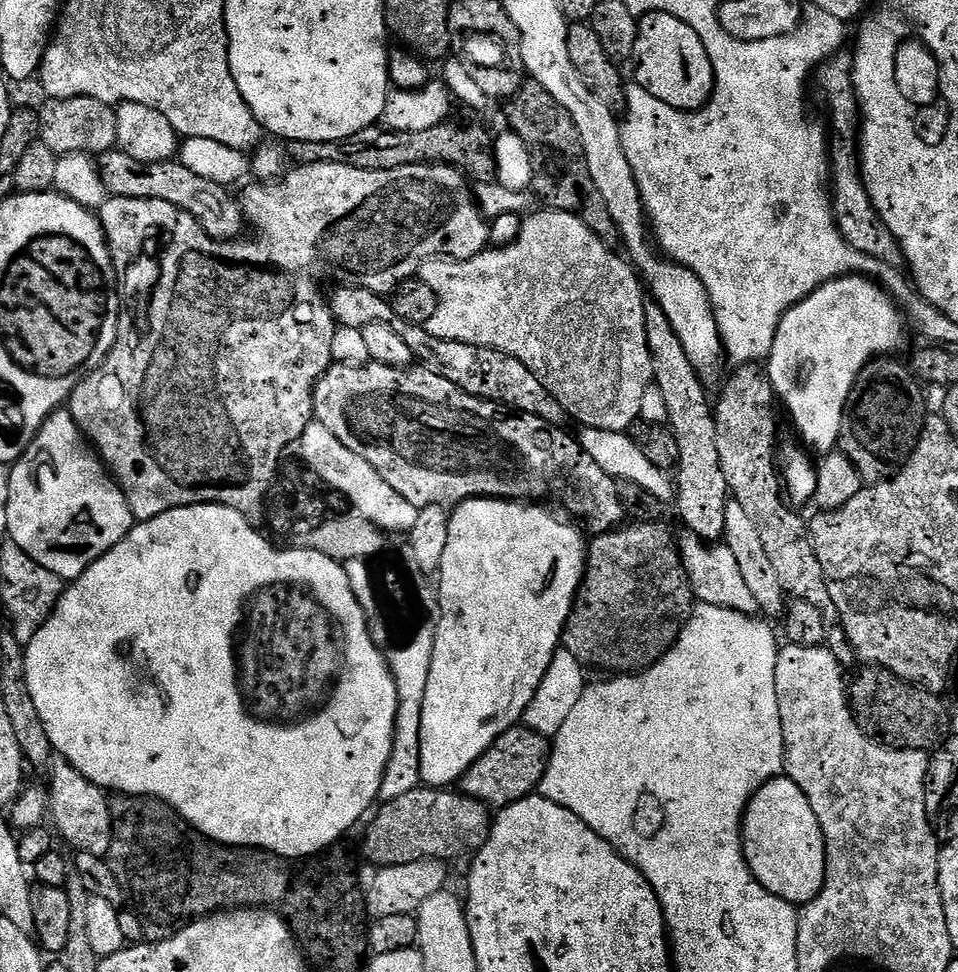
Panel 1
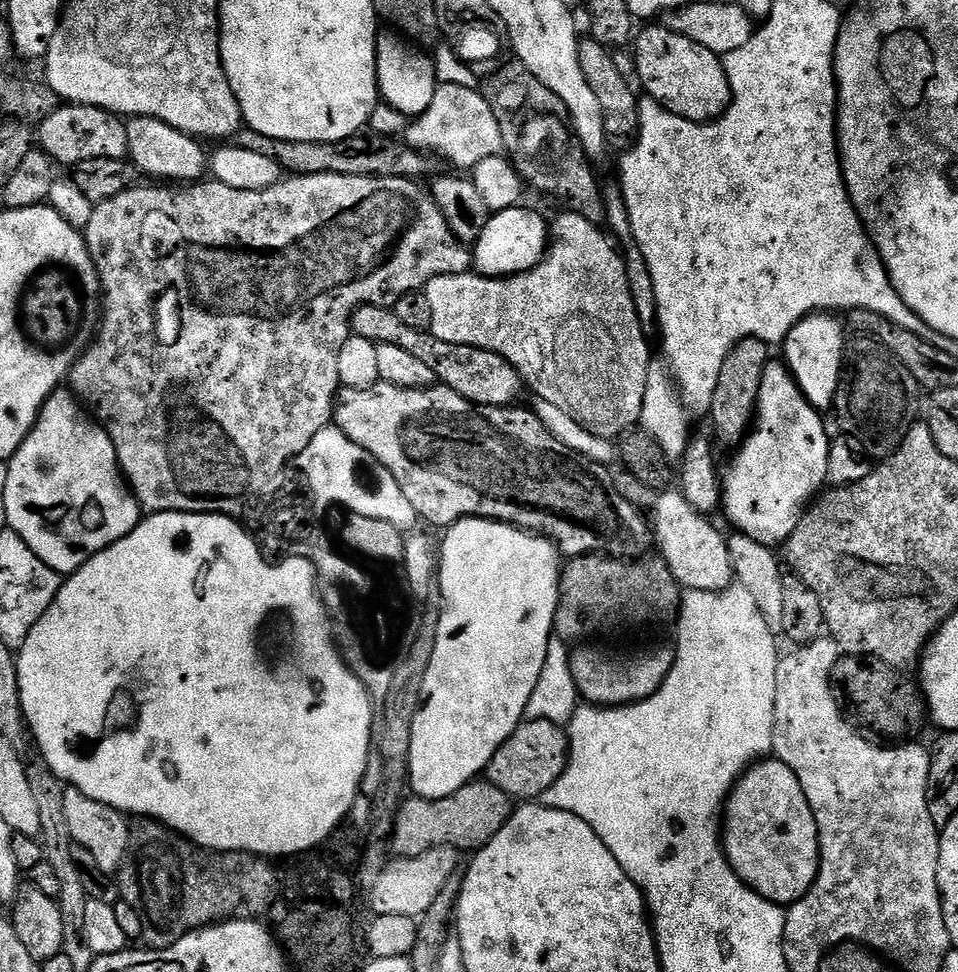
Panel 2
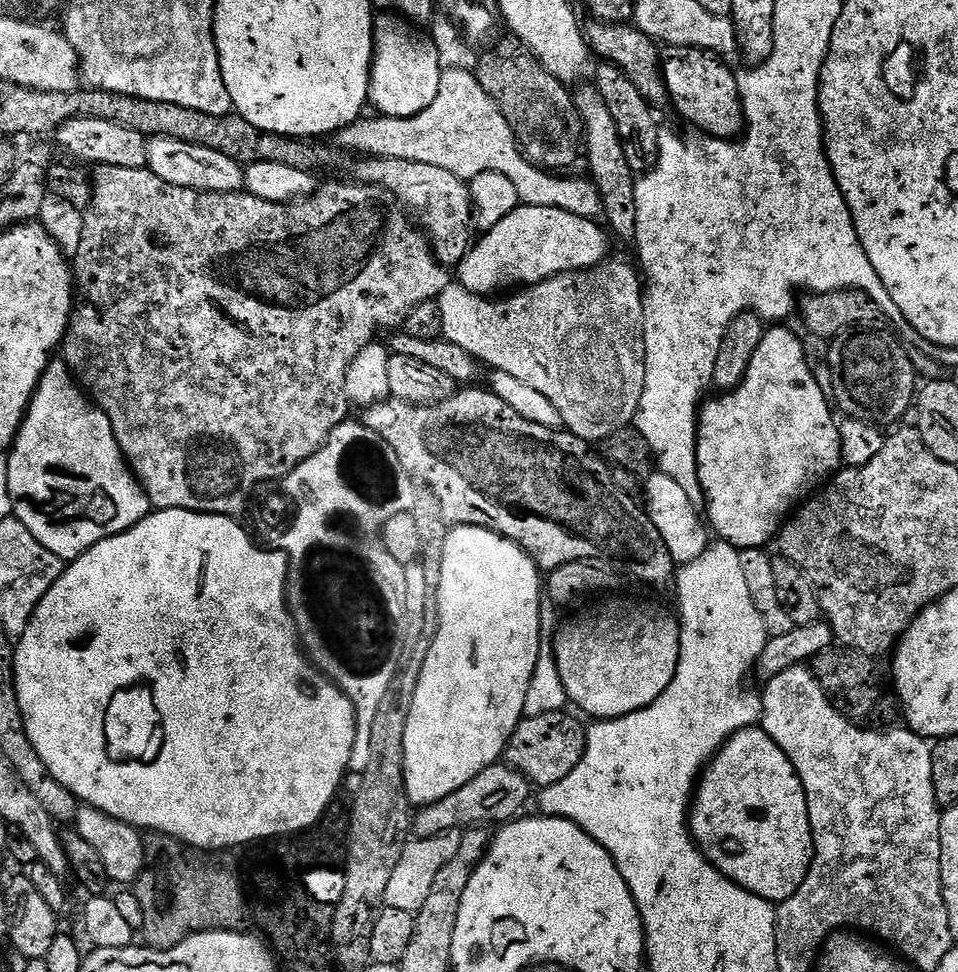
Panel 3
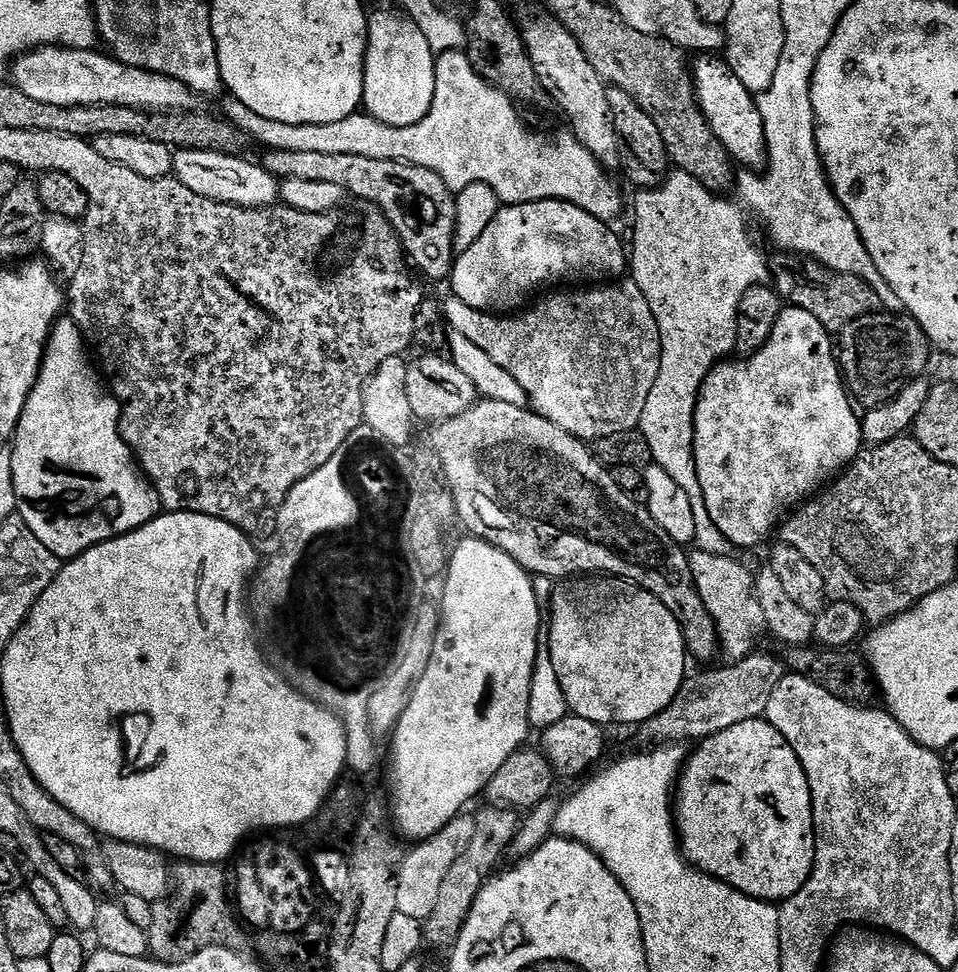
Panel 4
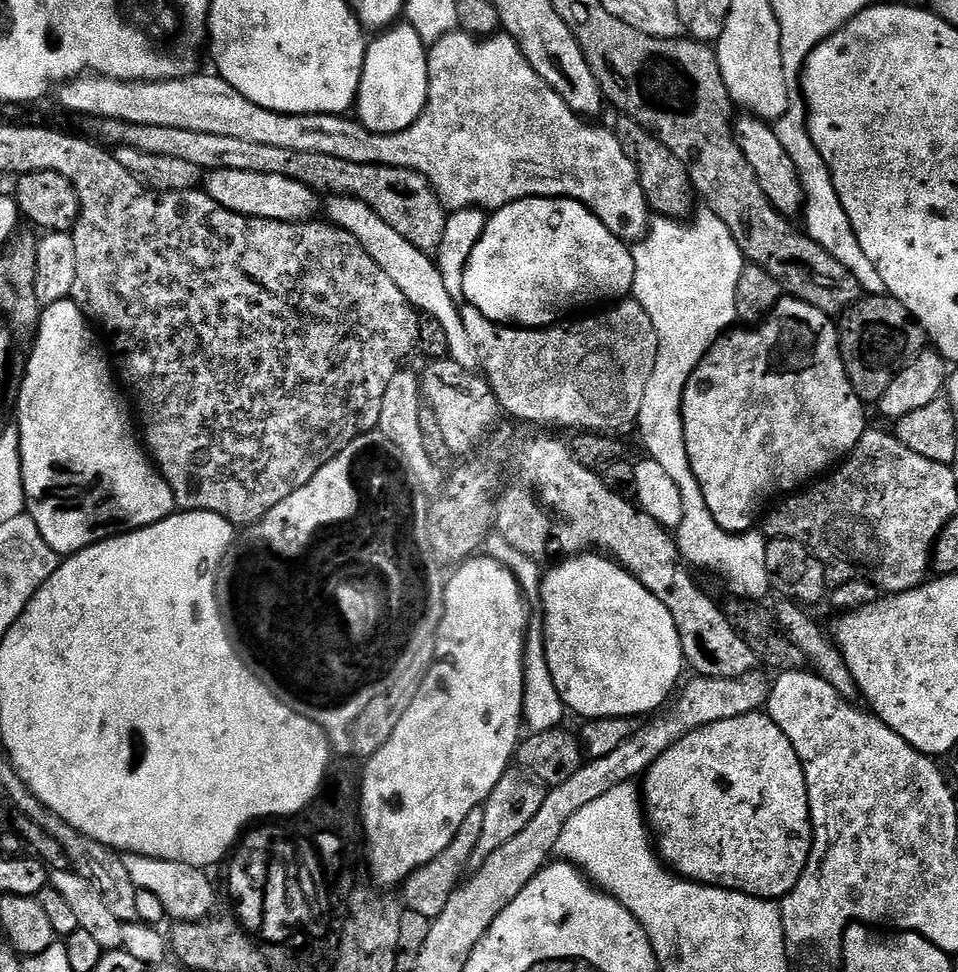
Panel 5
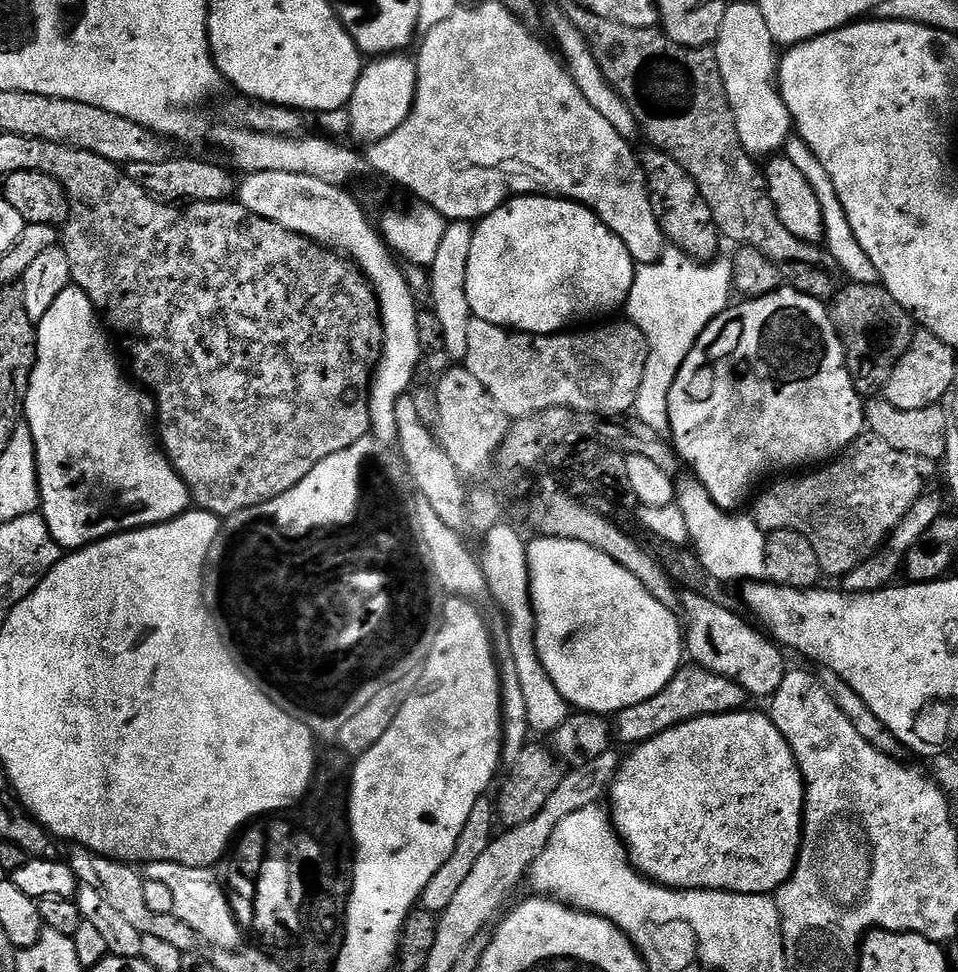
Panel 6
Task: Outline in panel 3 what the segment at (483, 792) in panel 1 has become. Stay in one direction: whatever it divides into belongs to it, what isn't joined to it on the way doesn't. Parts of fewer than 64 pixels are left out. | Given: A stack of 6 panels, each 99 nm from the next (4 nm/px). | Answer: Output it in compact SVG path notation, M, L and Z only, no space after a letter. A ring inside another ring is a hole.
M555 712L554 714L525 718L516 727L516 733L513 734L512 741L508 744L506 749L507 763L518 769L537 789L543 790L555 784L560 784L562 778L569 776L584 758L584 751L588 745L588 734L585 725L580 725L574 717L568 715L564 712Z

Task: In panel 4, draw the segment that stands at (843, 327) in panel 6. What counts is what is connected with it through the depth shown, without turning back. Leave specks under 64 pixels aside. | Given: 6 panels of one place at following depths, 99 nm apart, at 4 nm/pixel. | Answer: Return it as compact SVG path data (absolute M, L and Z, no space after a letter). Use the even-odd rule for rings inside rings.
M877 310L871 316L863 316L844 327L838 336L838 363L844 377L844 383L851 395L857 401L864 403L865 409L876 408L894 397L908 385L911 380L917 379L920 372L928 364L930 345L927 336L920 328L920 323L907 314L895 316L892 312Z

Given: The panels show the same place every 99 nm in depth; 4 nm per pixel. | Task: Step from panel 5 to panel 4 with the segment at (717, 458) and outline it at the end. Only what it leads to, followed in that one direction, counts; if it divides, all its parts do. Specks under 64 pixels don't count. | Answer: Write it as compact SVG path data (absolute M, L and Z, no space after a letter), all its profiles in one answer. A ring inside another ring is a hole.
M791 306L785 307L774 326L772 337L758 351L751 353L747 358L740 358L744 360L734 359L716 364L708 377L704 379L703 386L700 387L700 394L696 397L694 458L696 459L698 482L702 486L702 494L706 498L706 510L710 510L710 518L714 522L714 526L718 526L718 530L722 530L722 534L733 549L756 548L772 531L772 535L777 531L778 525L789 513L801 507L817 490L823 489L826 482L835 481L848 465L861 455L862 420L858 412L856 416L855 410L852 409L854 400L844 383L838 356L834 351L833 337L824 329L822 322L818 322L818 318L814 318L814 314L810 314L806 310Z

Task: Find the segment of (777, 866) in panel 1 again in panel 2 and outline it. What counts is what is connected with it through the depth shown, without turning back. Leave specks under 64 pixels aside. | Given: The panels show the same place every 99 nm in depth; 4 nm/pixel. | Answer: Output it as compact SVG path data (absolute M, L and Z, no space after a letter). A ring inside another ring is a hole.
M761 758L740 777L736 784L731 785L727 801L722 808L722 843L725 855L728 857L729 869L737 872L740 879L749 888L752 888L759 896L764 896L770 902L781 906L791 906L812 889L816 881L816 875L820 870L820 831L818 830L818 822L814 818L814 810L802 790L802 782L798 782L798 774L794 774L794 770L790 770L790 766L786 766L786 762L782 762L779 758Z

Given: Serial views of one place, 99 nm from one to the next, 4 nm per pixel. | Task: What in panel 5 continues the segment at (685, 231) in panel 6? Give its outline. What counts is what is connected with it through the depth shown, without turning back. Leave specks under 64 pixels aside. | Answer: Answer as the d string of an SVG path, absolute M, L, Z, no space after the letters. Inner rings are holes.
M621 115L619 119L620 121L614 125L615 134L626 152L626 157L639 168L640 182L649 209L657 217L670 220L691 217L697 207L698 197L693 189L687 166L674 154L670 154L670 150L666 150L663 142L653 132L643 128L638 121L626 115Z

